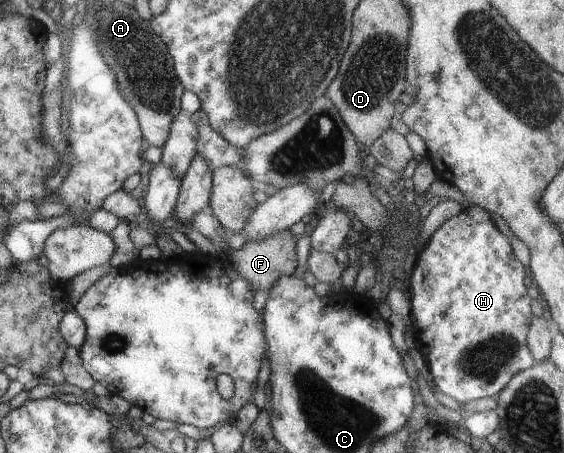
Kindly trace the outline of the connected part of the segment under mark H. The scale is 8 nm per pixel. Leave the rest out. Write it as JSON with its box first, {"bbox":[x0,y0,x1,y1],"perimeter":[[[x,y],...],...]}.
{"bbox":[408,204,535,404],"perimeter":[[[466,204],[457,216],[451,217],[441,225],[422,247],[408,286],[411,295],[412,332],[416,349],[424,356],[429,372],[432,374],[433,382],[442,394],[454,398],[460,404],[486,396],[494,396],[502,392],[510,380],[519,372],[535,364],[534,356],[532,356],[527,343],[527,334],[530,330],[530,320],[532,320],[533,314],[530,307],[531,298],[528,295],[526,284],[524,284],[524,278],[526,278],[526,267],[516,259],[512,246],[510,246],[509,238],[496,226],[496,222],[494,219],[492,220],[490,212],[480,206]]]}

